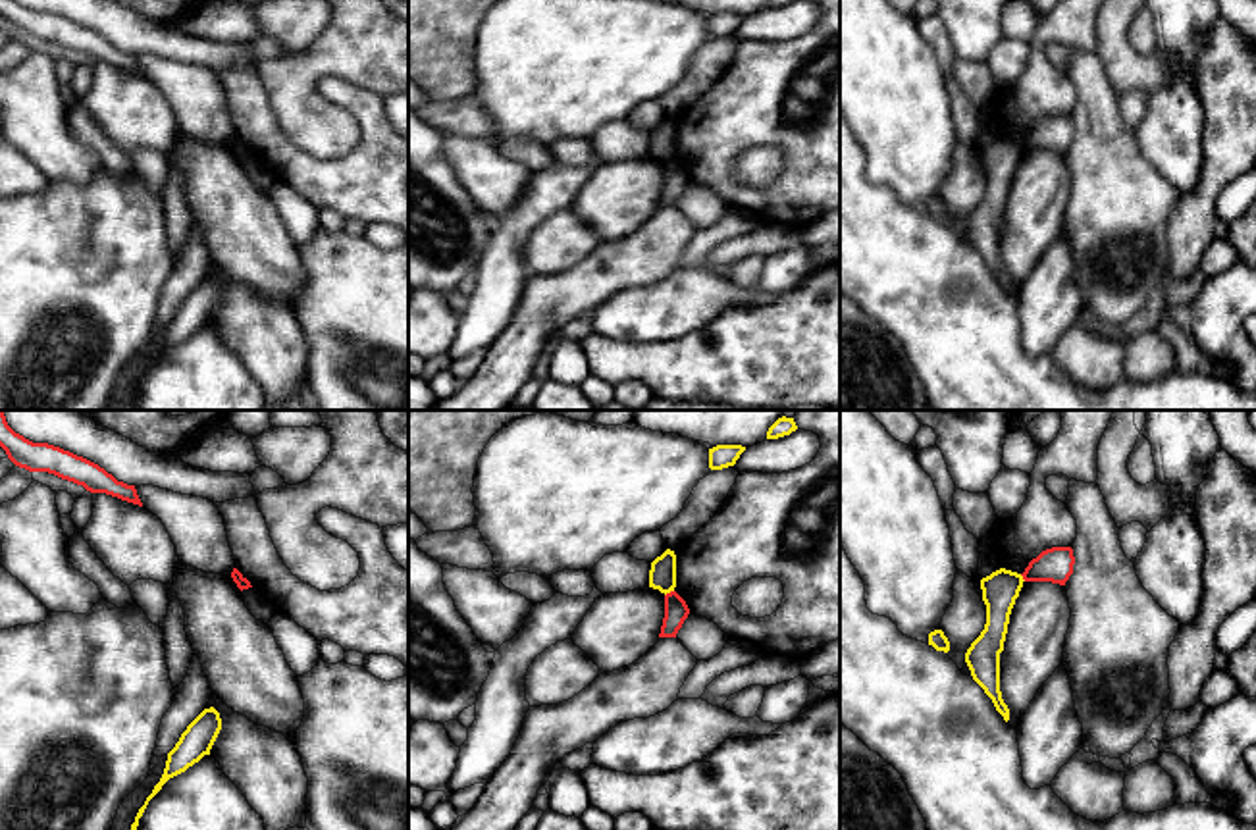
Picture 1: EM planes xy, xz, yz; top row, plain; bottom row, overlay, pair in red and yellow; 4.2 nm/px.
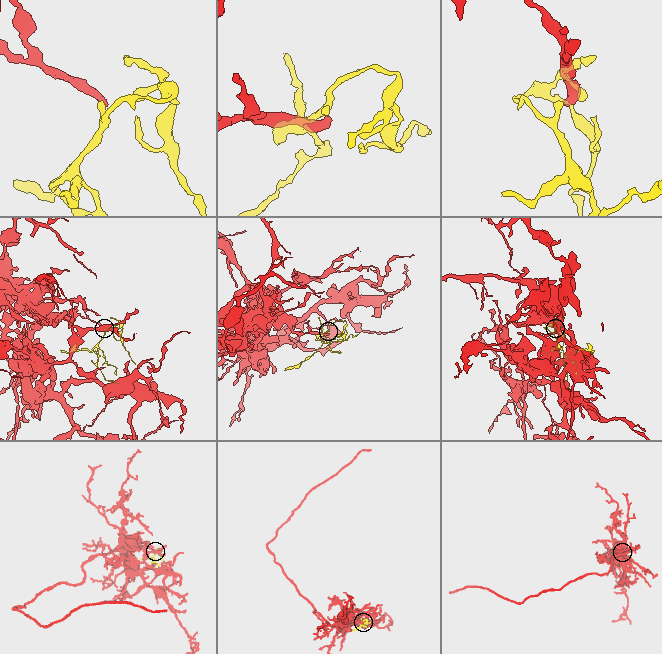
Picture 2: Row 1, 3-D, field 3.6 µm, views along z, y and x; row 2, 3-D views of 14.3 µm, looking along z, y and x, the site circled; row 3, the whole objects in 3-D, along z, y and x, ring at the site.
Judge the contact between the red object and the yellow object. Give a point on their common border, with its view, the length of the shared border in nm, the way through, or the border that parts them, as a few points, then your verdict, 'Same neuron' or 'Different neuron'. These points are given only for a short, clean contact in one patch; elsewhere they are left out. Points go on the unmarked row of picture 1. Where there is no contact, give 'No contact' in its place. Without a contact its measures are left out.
Touches red at xz (671, 160). Shared border 50 nm. Boundary: xz (673, 158), (665, 164). Different neuron

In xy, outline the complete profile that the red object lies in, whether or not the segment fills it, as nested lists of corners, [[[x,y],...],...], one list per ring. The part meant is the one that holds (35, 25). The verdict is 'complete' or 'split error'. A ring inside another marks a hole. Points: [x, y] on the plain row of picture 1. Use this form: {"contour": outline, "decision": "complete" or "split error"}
{"contour": [[[0,0],[0,15],[8,27],[29,40],[48,40],[83,54],[91,62],[106,62],[143,75],[135,54],[118,50],[98,33],[48,12],[33,12],[15,0]]], "decision": "complete"}

